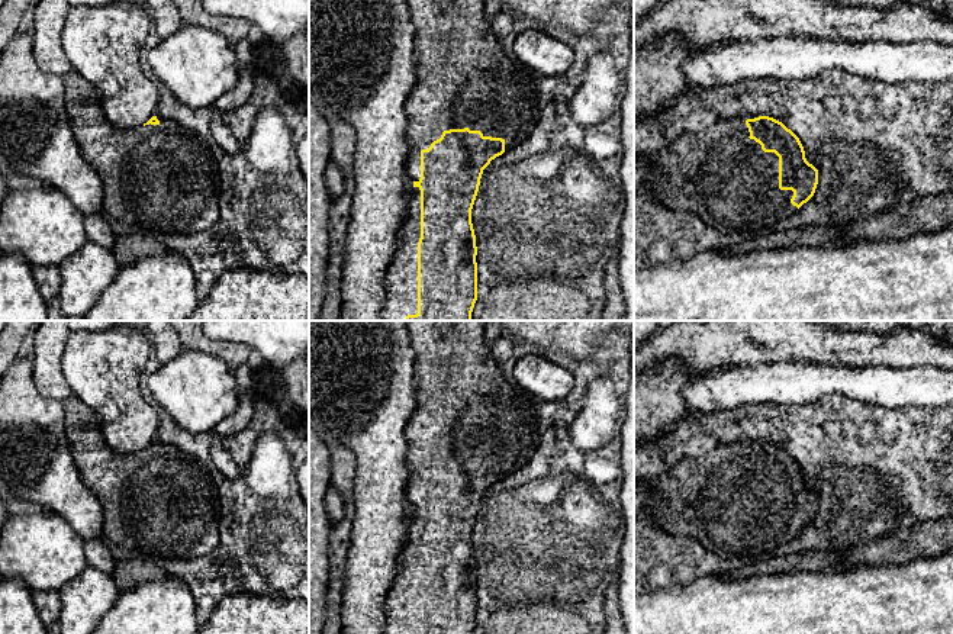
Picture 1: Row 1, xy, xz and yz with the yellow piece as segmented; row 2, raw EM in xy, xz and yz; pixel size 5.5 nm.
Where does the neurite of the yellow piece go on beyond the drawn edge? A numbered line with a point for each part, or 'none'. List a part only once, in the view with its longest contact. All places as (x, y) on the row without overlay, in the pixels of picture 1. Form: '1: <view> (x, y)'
1: xz (464, 404)

